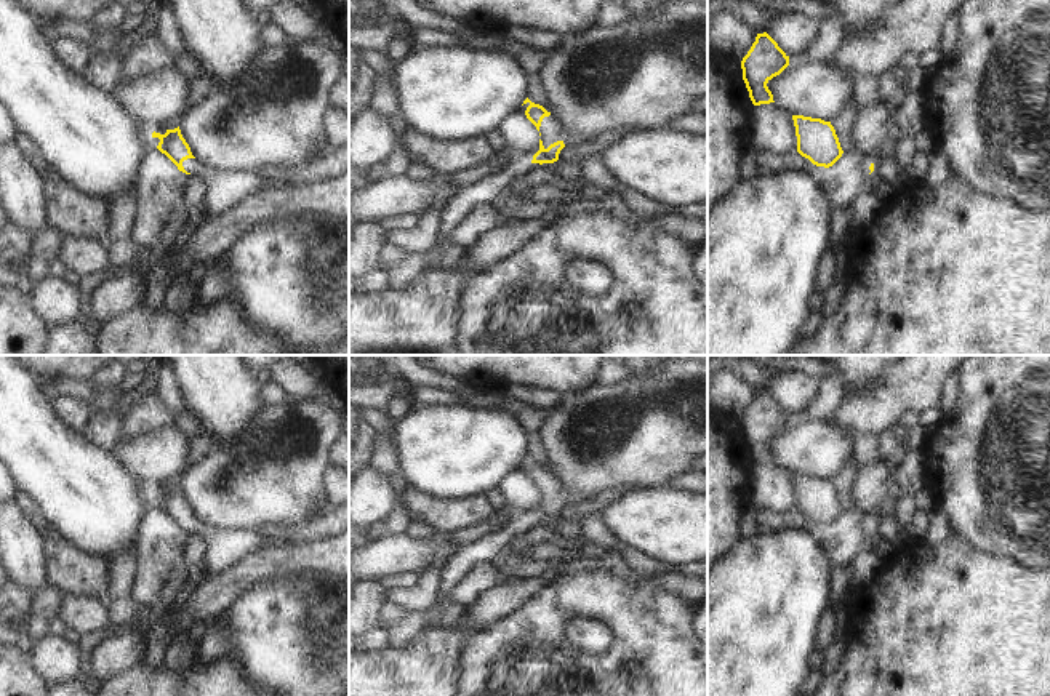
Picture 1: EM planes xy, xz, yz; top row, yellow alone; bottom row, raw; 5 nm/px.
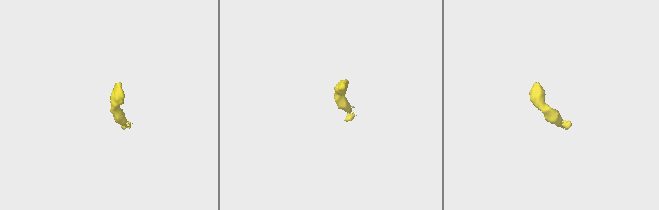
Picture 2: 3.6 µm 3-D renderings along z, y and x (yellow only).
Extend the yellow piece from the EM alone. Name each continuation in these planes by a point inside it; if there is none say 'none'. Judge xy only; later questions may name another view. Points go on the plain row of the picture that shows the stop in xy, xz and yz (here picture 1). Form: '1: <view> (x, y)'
1: xy (223, 548)

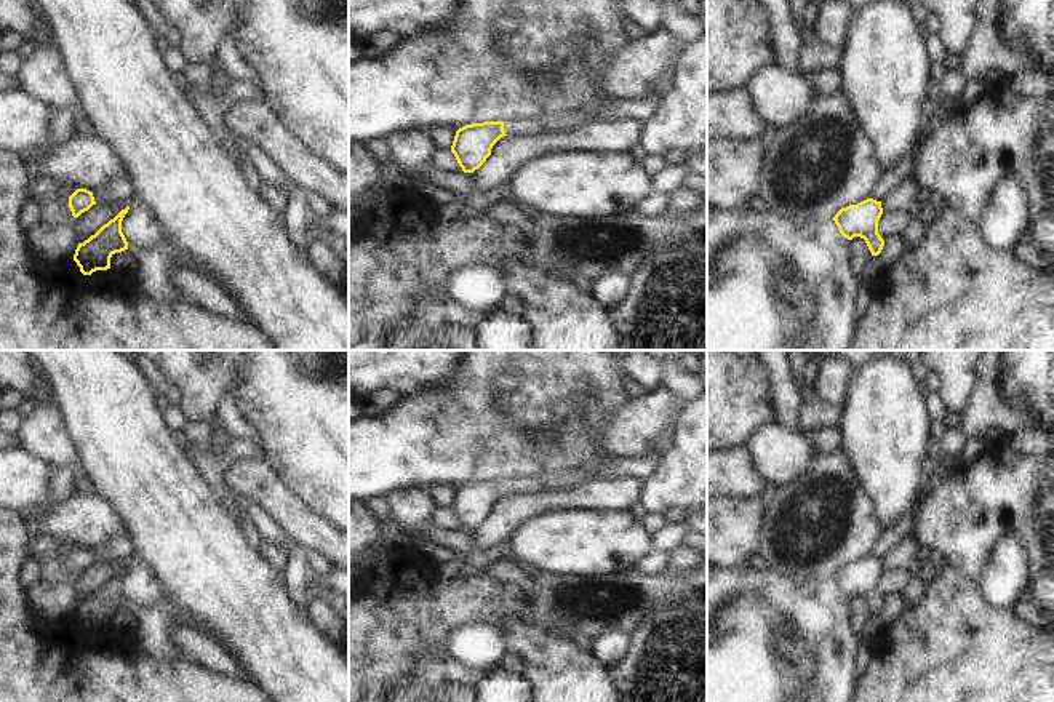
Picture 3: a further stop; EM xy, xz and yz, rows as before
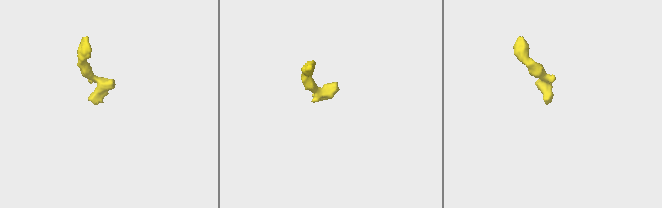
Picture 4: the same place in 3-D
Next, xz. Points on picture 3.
1: xz (606, 469)

